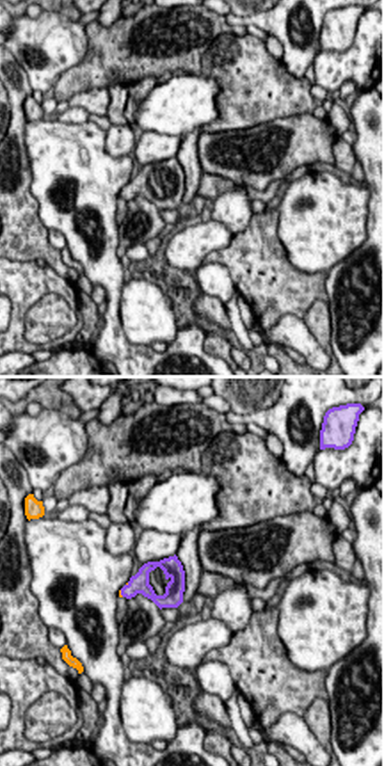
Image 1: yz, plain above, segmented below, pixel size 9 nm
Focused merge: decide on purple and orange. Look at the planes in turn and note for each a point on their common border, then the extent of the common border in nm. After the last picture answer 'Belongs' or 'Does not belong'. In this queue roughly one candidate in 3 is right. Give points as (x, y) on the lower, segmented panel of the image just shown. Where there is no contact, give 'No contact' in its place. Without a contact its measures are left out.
Touches purple at (121, 594). Shared border 70 nm

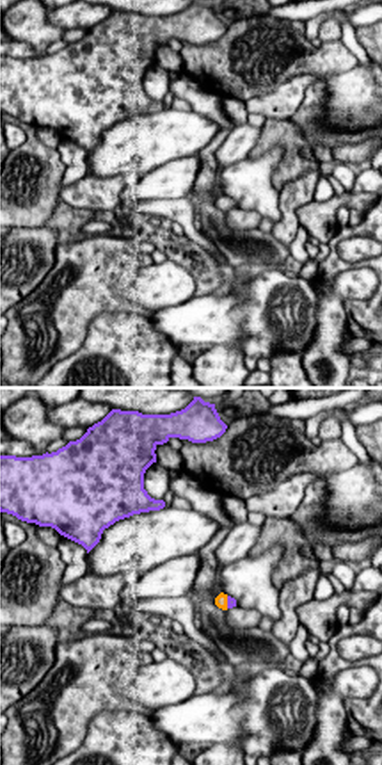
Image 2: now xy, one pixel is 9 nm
Touches purple at (228, 602). Shared border 110 nm

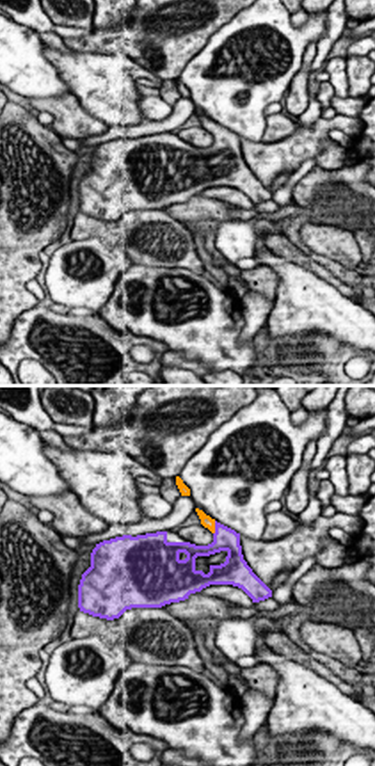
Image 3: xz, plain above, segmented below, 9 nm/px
Touches purple at (215, 528). Shared border 130 nm

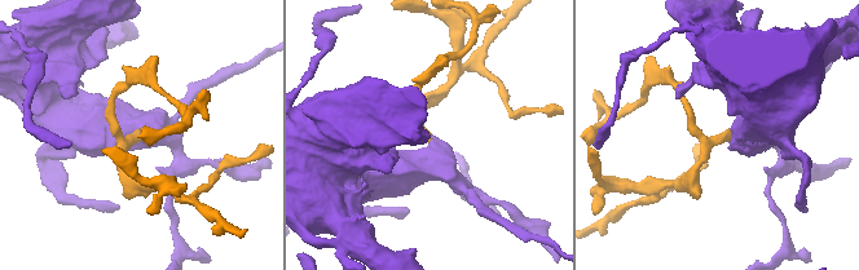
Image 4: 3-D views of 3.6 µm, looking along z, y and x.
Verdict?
Belongs

